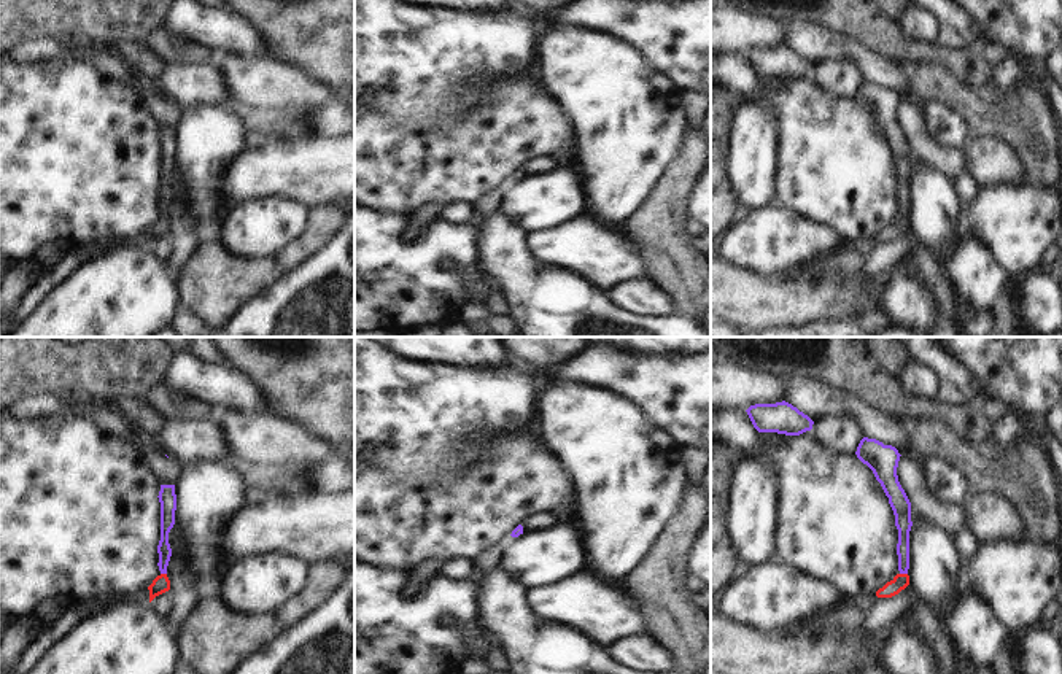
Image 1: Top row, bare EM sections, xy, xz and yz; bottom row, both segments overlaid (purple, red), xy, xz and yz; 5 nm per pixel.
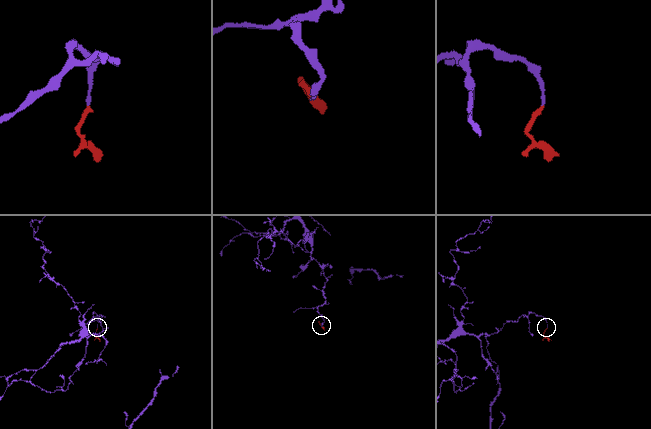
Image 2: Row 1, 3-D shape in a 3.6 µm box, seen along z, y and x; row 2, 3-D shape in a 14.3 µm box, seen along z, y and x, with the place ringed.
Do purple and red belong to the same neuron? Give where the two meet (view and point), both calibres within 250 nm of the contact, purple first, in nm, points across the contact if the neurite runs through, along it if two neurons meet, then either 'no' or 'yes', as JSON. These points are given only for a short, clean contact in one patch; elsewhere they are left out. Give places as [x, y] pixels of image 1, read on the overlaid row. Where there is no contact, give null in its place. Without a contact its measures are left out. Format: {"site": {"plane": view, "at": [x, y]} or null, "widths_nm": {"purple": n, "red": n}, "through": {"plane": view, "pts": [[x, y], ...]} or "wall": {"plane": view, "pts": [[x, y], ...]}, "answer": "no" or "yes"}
{"site": {"plane": "yz", "at": [903, 573]}, "widths_nm": {"purple": 90, "red": 80}, "through": {"plane": "yz", "pts": [[903, 523], [903, 573], [900, 581]]}, "answer": "yes"}

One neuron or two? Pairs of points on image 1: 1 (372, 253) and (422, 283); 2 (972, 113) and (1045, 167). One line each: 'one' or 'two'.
1: one
2: one

